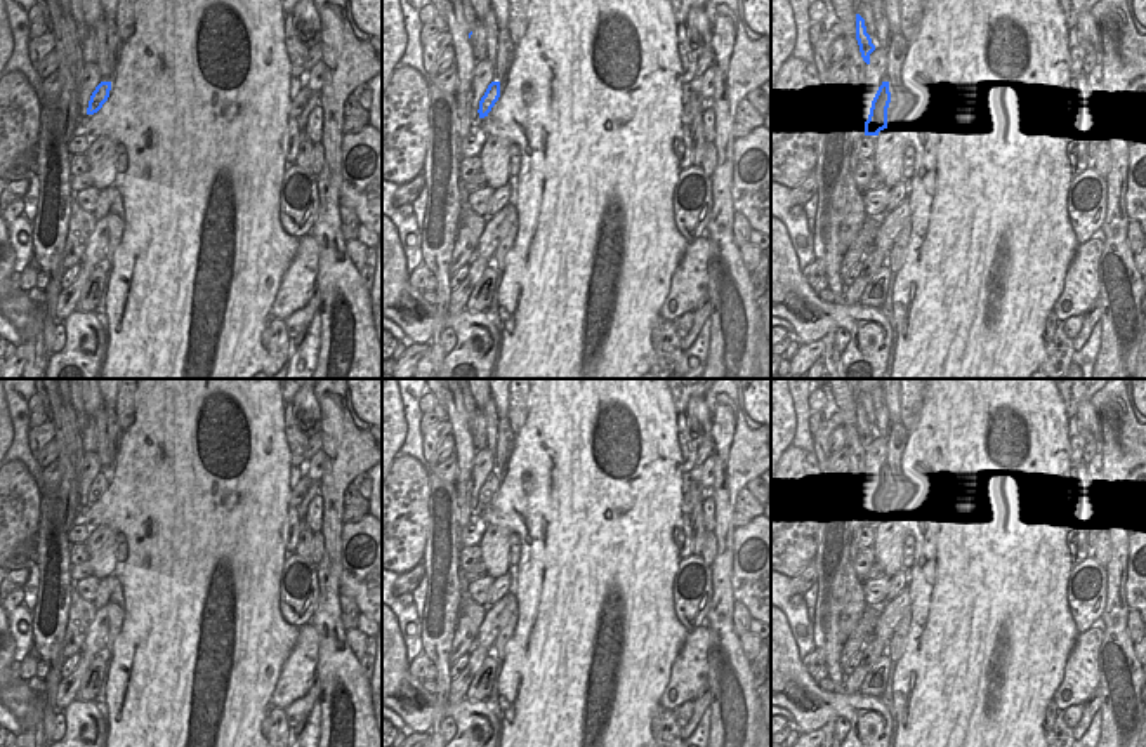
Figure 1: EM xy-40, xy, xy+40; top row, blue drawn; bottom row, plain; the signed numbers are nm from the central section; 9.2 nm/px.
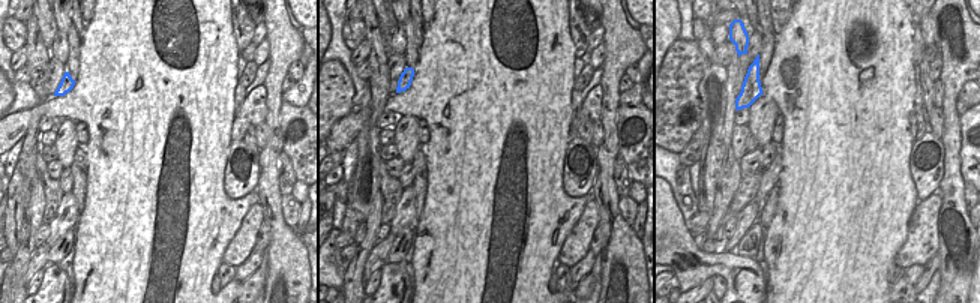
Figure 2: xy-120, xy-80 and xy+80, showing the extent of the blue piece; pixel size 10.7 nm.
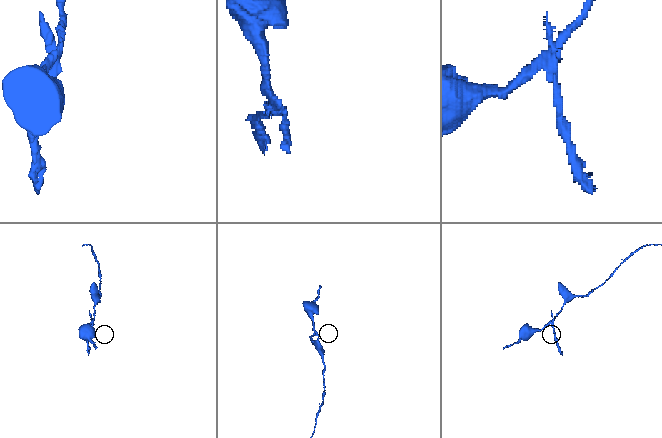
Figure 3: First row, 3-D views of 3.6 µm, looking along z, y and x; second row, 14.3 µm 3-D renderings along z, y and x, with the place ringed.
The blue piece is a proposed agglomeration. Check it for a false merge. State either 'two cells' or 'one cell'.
two cells

